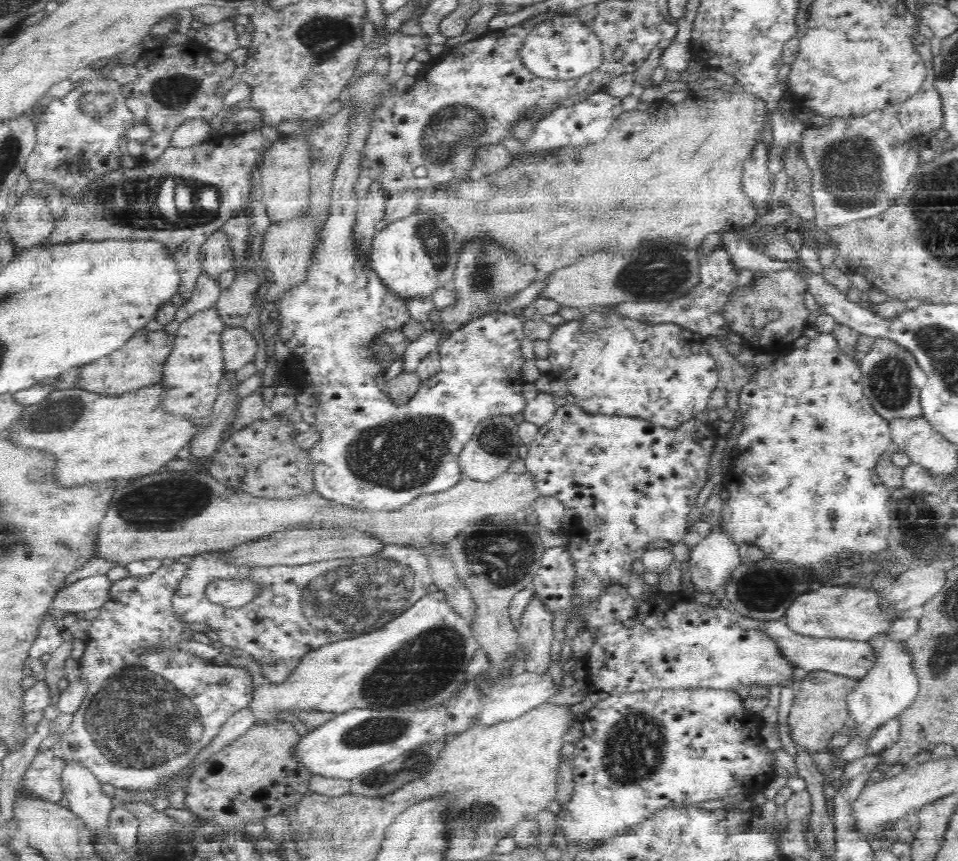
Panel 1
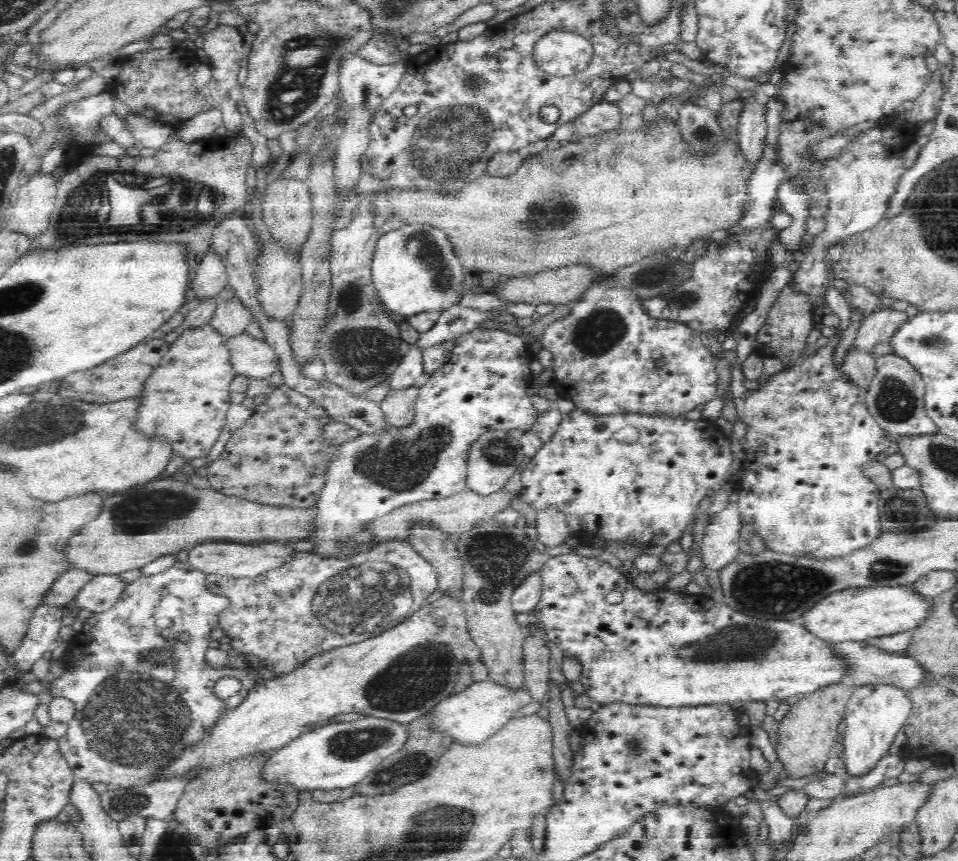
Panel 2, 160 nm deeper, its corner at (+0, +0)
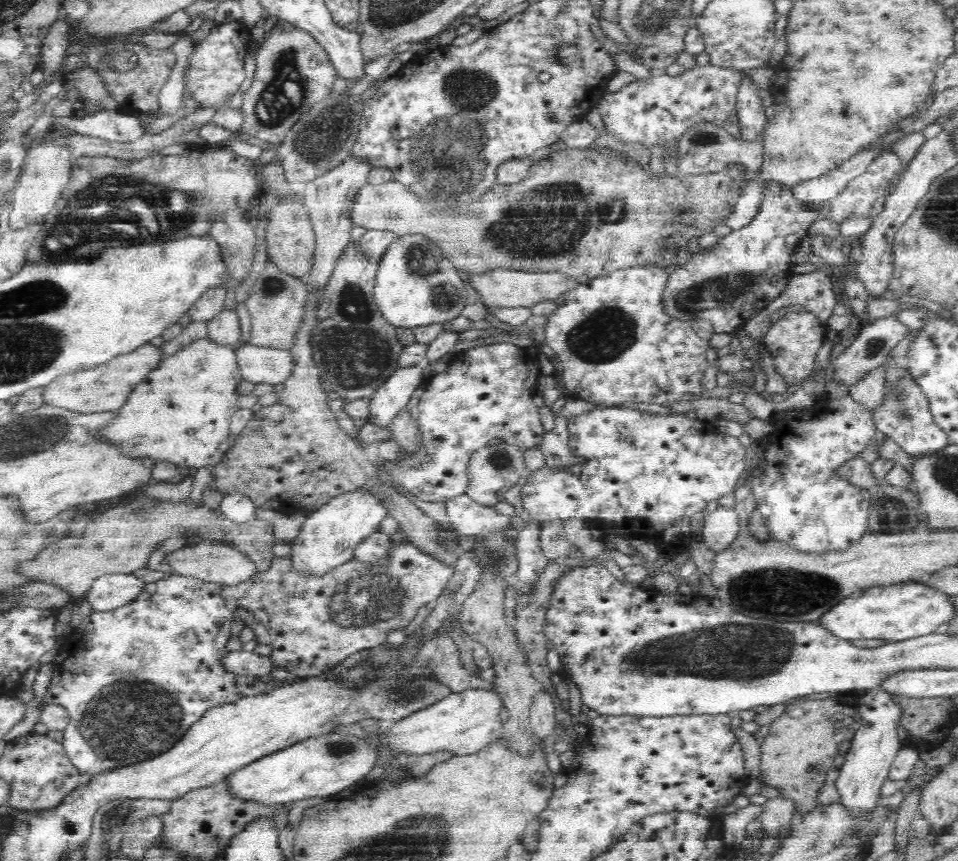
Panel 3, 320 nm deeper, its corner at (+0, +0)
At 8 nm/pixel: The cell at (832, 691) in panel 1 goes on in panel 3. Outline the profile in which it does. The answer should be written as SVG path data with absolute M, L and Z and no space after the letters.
M831 694L820 700L802 699L802 716L784 712L769 726L761 744L761 772L766 785L779 787L781 795L797 802L803 814L818 804L817 794L825 782L826 772L831 769L835 756L839 754L839 733L835 733L833 720L849 716L852 707L845 702L846 694Z

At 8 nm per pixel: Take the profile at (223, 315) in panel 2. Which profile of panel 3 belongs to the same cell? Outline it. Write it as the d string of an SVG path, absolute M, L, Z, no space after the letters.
M223 307L208 323L208 338L218 344L238 344L242 340L242 328L235 309Z

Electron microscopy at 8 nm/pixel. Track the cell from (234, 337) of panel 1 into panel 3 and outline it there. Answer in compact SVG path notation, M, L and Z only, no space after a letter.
M247 341L236 344L234 354L243 380L275 385L284 382L292 372L292 355L288 348Z

